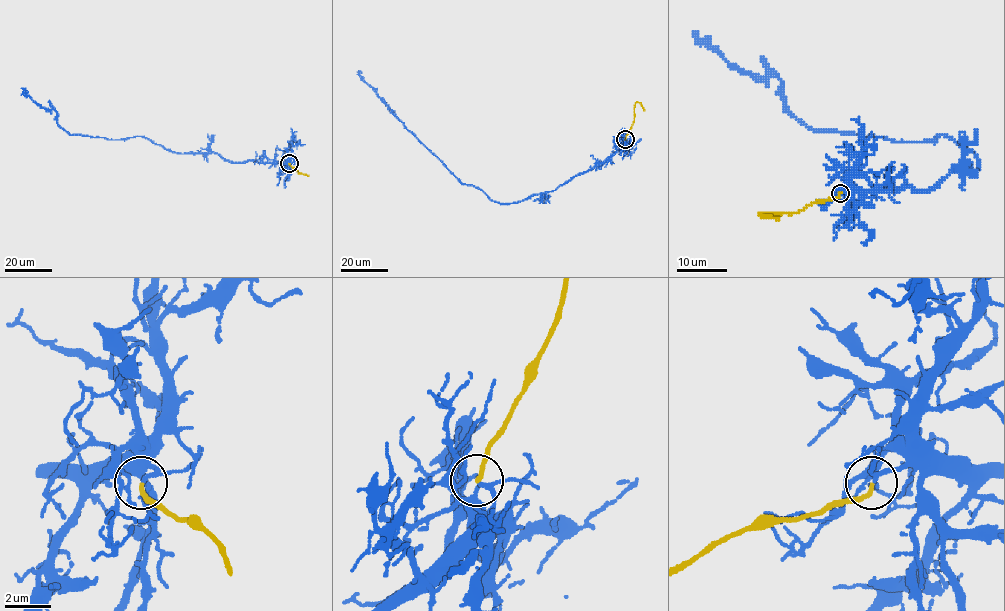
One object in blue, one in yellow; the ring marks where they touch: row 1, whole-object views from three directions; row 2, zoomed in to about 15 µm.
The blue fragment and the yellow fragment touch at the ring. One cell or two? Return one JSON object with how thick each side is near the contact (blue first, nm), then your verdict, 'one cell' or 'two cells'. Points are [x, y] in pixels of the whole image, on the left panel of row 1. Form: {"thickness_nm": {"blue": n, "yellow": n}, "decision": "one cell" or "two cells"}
{"thickness_nm": {"blue": 130, "yellow": 180}, "decision": "one cell"}

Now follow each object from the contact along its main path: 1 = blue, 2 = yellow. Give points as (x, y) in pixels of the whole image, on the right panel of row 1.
1: (841, 193), (930, 190), (978, 158), (946, 135), (817, 131), (776, 77), (739, 72), (695, 31)
2: (839, 193), (797, 212), (760, 214), (779, 219)

